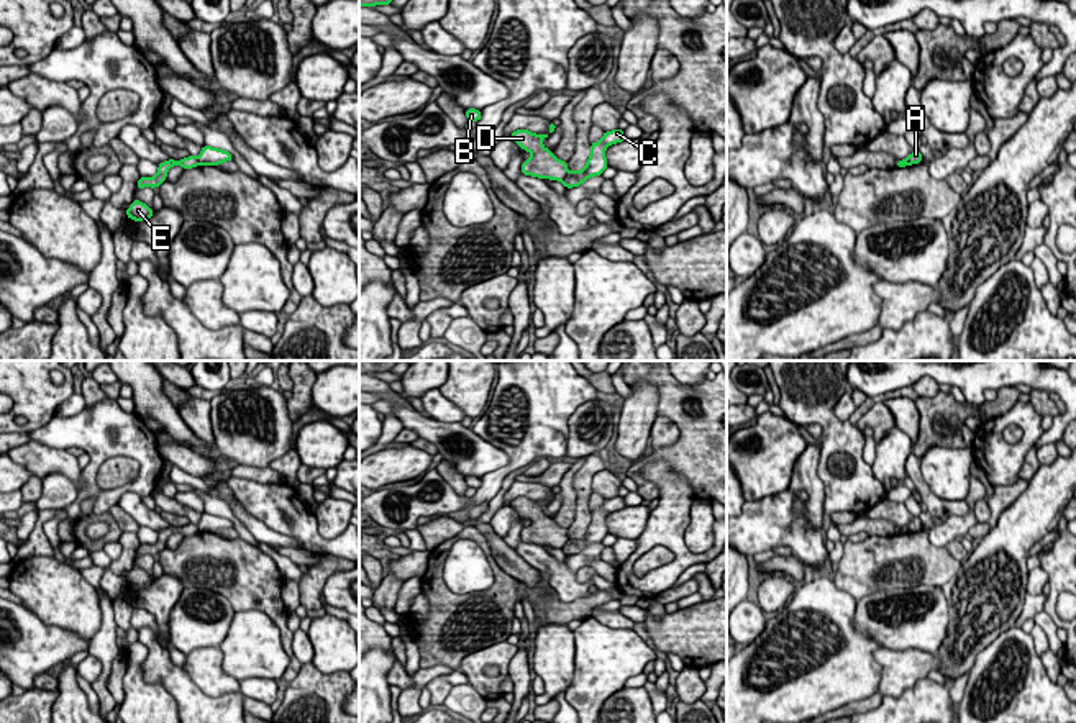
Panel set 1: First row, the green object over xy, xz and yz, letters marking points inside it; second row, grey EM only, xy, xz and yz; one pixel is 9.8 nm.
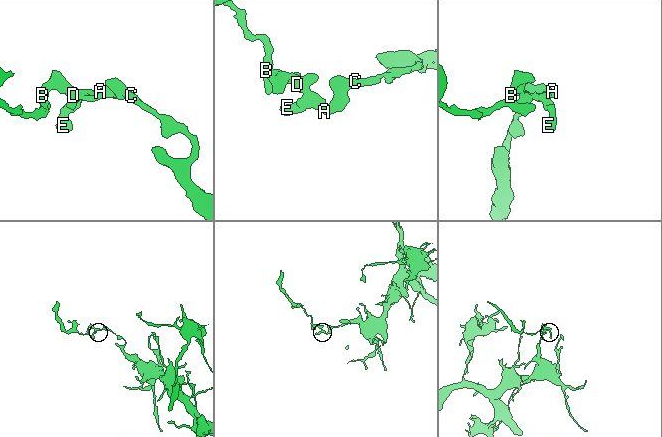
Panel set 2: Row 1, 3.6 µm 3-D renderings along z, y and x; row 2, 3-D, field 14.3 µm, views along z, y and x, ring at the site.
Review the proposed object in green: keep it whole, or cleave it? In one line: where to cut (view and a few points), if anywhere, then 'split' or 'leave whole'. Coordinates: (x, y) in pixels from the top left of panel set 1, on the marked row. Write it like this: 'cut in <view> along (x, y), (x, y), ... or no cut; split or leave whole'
cut in xz along (569, 172), (560, 181); split

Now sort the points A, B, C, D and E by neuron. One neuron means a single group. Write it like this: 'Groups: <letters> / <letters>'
Groups: A C / B D E

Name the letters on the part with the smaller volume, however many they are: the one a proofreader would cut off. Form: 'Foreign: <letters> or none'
Foreign: B, D, E

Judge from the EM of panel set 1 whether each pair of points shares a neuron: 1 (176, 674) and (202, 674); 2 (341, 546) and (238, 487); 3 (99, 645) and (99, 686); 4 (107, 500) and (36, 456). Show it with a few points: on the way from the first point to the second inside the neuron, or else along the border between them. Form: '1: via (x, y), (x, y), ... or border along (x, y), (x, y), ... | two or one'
1: border along (181, 668), (205, 694), (220, 695) | two
2: via (315, 540), (279, 502), (264, 500) | one
3: via (105, 654), (104, 676) | one
4: border along (81, 469), (84, 486), (77, 491) | two

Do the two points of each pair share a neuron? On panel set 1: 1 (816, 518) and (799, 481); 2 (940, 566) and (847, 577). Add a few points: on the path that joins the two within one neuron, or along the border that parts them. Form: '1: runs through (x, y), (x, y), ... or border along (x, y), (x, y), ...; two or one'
1: runs through (814, 509), (814, 494), (809, 489); one
2: runs through (917, 554), (870, 566); one

